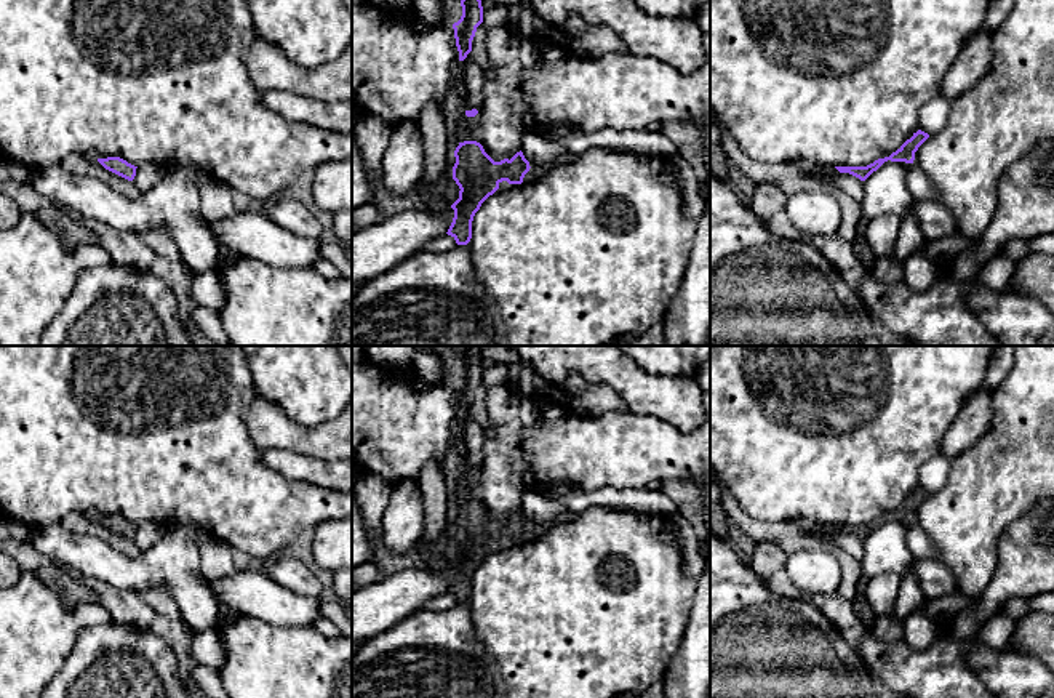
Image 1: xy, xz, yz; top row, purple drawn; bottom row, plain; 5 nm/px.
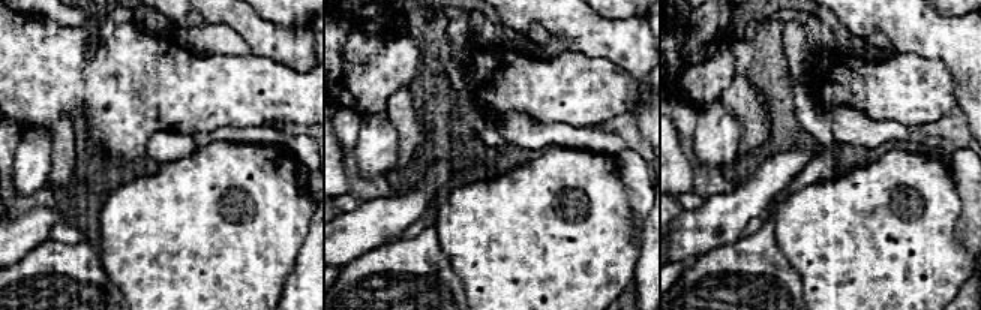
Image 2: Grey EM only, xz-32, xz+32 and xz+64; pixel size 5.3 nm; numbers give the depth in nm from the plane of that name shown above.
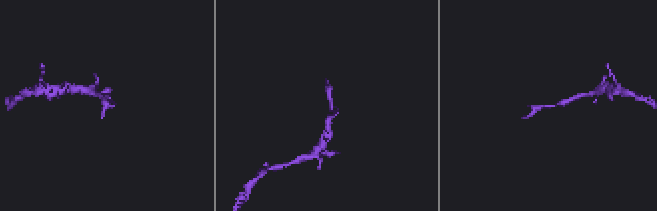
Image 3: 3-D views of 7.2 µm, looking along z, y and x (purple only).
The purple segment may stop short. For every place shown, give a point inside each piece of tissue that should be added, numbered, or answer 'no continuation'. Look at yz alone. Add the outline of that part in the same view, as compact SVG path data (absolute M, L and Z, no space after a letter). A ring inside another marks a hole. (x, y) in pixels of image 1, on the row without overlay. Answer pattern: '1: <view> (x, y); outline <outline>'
no continuation

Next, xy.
no continuation

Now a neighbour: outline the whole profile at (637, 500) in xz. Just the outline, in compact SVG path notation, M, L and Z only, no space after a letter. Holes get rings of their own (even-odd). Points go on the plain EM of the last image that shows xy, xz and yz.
M552 483L542 491L549 499L558 501L568 512L582 514L589 507L609 507L643 514L675 514L677 506L661 491L649 488L617 490L601 487L592 491Z

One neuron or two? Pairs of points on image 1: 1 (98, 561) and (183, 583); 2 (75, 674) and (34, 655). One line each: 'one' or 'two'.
1: one
2: two

